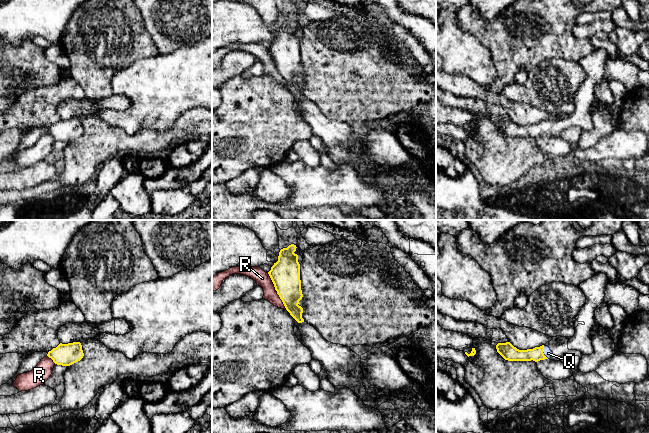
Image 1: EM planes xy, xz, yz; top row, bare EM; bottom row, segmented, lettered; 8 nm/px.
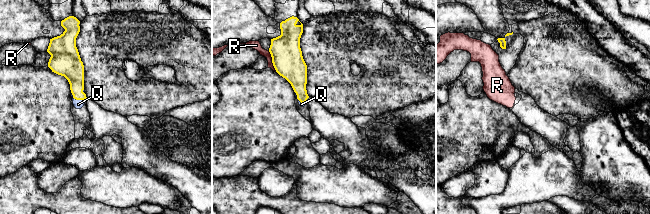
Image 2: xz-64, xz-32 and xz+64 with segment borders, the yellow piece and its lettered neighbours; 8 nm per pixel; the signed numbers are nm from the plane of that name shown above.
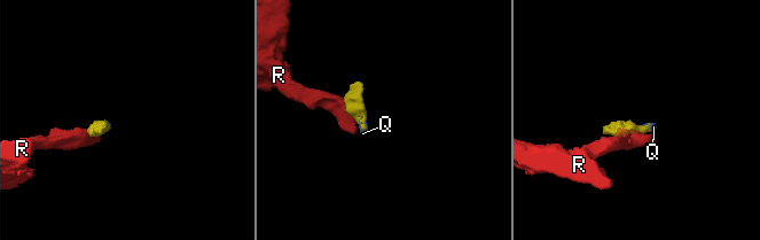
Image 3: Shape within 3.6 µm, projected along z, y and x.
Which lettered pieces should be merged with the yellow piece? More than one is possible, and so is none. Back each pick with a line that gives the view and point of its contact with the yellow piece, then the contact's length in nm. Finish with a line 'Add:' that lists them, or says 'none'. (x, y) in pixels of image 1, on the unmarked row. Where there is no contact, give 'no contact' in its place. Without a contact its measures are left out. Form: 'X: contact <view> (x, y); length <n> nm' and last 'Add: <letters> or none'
Q: contact yz (542, 128); length 120 nm
Add: Q

